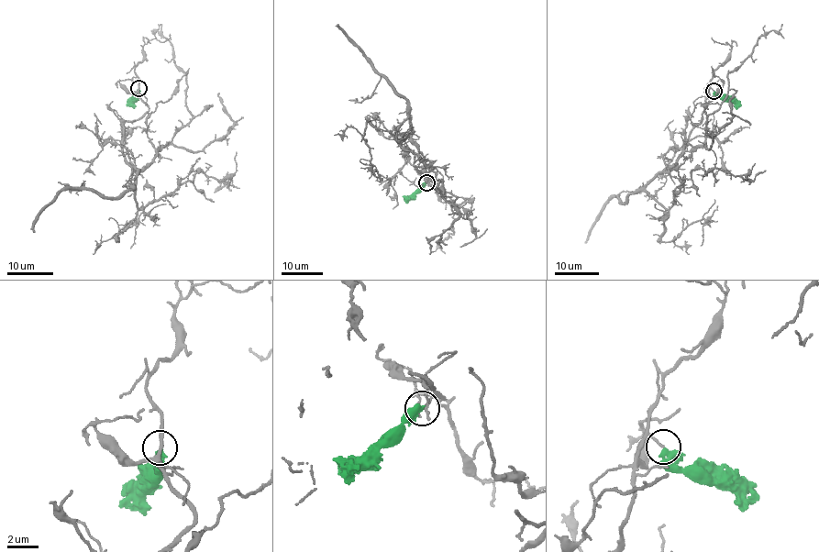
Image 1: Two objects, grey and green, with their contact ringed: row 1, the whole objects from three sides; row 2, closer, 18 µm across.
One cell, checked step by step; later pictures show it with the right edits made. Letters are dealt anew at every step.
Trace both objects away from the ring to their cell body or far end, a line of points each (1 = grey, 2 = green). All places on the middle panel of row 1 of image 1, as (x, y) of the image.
1: (426, 182), (400, 148), (411, 134), (426, 180), (456, 197), (452, 211), (461, 214), (439, 244), (445, 253)
2: (426, 182), (405, 203)

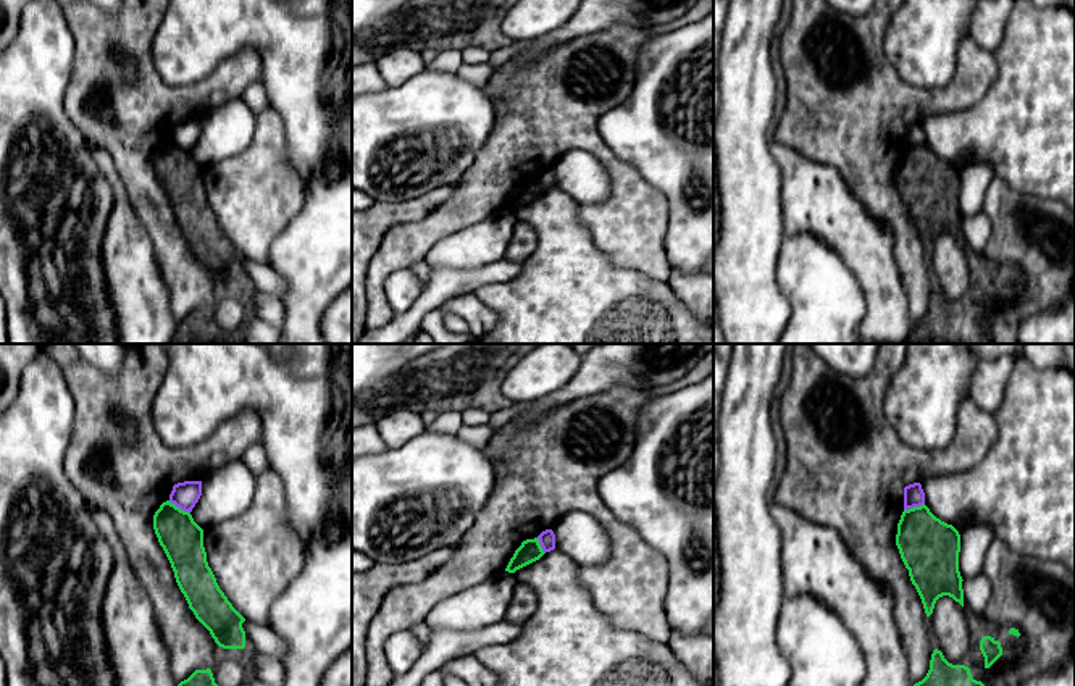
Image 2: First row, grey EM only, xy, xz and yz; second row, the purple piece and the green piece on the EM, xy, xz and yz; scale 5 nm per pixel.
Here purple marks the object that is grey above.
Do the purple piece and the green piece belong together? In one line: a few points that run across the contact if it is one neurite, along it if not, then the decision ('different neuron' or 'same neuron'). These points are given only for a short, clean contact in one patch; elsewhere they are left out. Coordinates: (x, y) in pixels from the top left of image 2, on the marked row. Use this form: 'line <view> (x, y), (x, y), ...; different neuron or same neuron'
line xy (168, 501), (189, 514); different neuron

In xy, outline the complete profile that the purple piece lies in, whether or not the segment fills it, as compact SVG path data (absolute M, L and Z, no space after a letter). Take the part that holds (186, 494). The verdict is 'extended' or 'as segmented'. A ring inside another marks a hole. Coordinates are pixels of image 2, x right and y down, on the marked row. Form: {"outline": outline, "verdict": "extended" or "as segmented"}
{"outline": "M184 481L173 486L169 502L184 512L192 512L202 496L202 481Z", "verdict": "as segmented"}

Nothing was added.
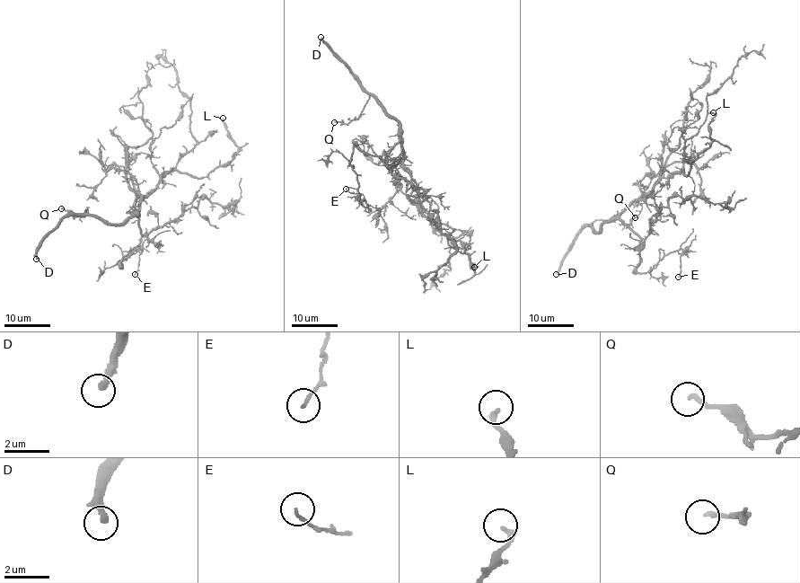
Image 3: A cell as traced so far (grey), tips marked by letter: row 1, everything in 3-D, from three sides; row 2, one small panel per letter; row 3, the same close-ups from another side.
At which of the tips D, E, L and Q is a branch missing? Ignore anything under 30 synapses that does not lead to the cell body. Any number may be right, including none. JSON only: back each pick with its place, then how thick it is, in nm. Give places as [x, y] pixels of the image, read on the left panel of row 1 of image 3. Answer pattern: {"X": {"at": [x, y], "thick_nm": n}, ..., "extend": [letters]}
{"D": {"at": [36, 259], "thick_nm": 280}, "extend": ["D"]}

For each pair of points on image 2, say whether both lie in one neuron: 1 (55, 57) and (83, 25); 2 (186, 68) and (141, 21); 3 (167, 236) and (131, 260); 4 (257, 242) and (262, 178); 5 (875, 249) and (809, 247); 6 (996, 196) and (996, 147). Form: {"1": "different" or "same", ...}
{"1": "different", "2": "different", "3": "different", "4": "same", "5": "different", "6": "different"}

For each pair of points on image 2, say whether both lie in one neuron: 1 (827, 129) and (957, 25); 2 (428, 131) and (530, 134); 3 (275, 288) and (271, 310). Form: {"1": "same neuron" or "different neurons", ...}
{"1": "different neurons", "2": "different neurons", "3": "different neurons"}

